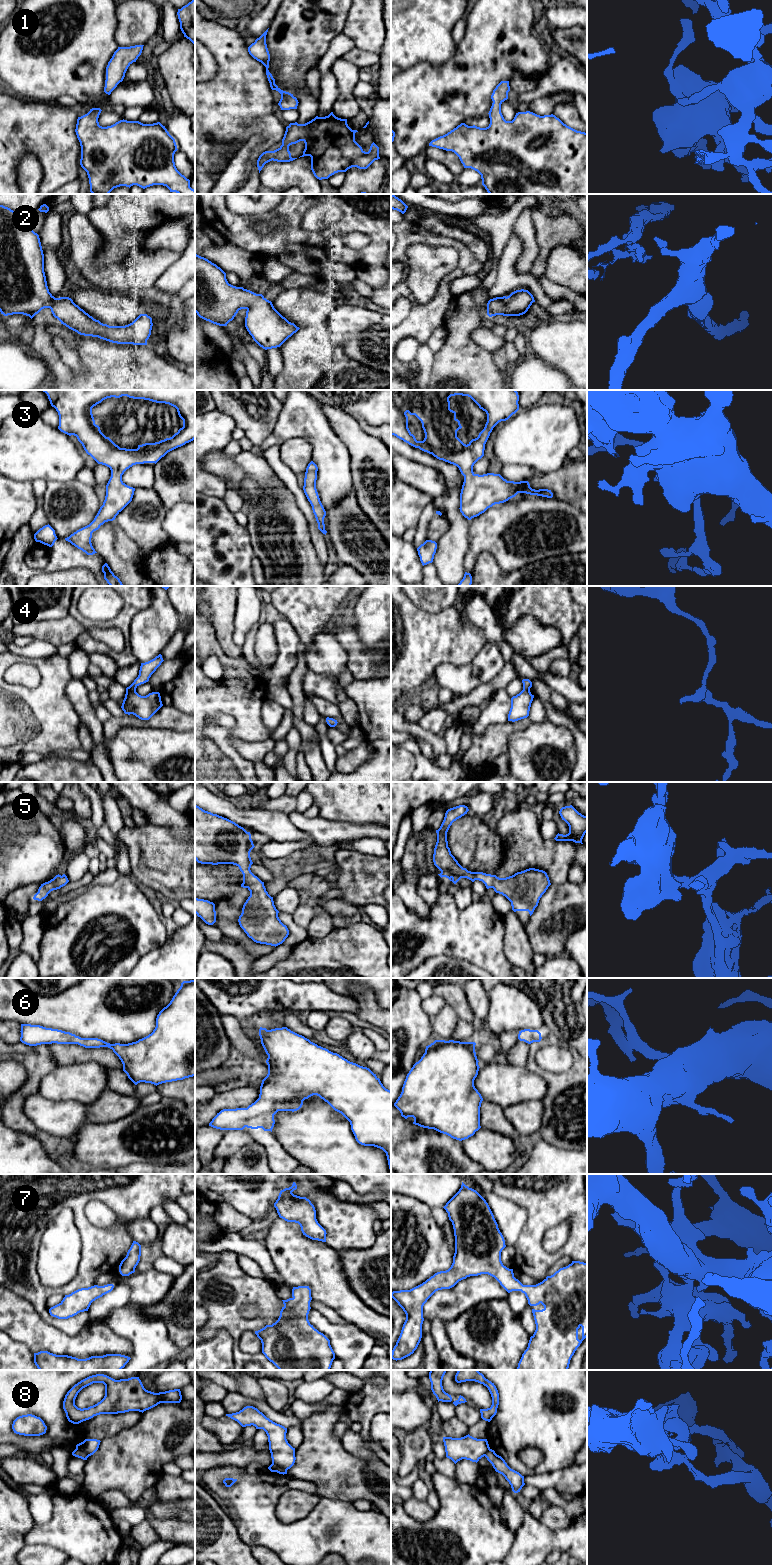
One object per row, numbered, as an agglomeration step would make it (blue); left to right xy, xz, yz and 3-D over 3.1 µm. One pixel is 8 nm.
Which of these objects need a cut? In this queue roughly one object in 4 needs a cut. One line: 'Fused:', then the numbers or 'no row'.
Fused: 8

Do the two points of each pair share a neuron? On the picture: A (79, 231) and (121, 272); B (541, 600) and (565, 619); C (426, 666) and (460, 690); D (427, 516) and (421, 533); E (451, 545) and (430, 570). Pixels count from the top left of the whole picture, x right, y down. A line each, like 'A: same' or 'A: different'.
A: same
B: same
C: different
D: same
E: different

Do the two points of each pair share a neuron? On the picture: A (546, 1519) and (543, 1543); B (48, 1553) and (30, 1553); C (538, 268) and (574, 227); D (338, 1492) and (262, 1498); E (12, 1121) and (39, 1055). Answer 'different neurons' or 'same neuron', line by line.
A: different neurons
B: same neuron
C: same neuron
D: different neurons
E: same neuron

